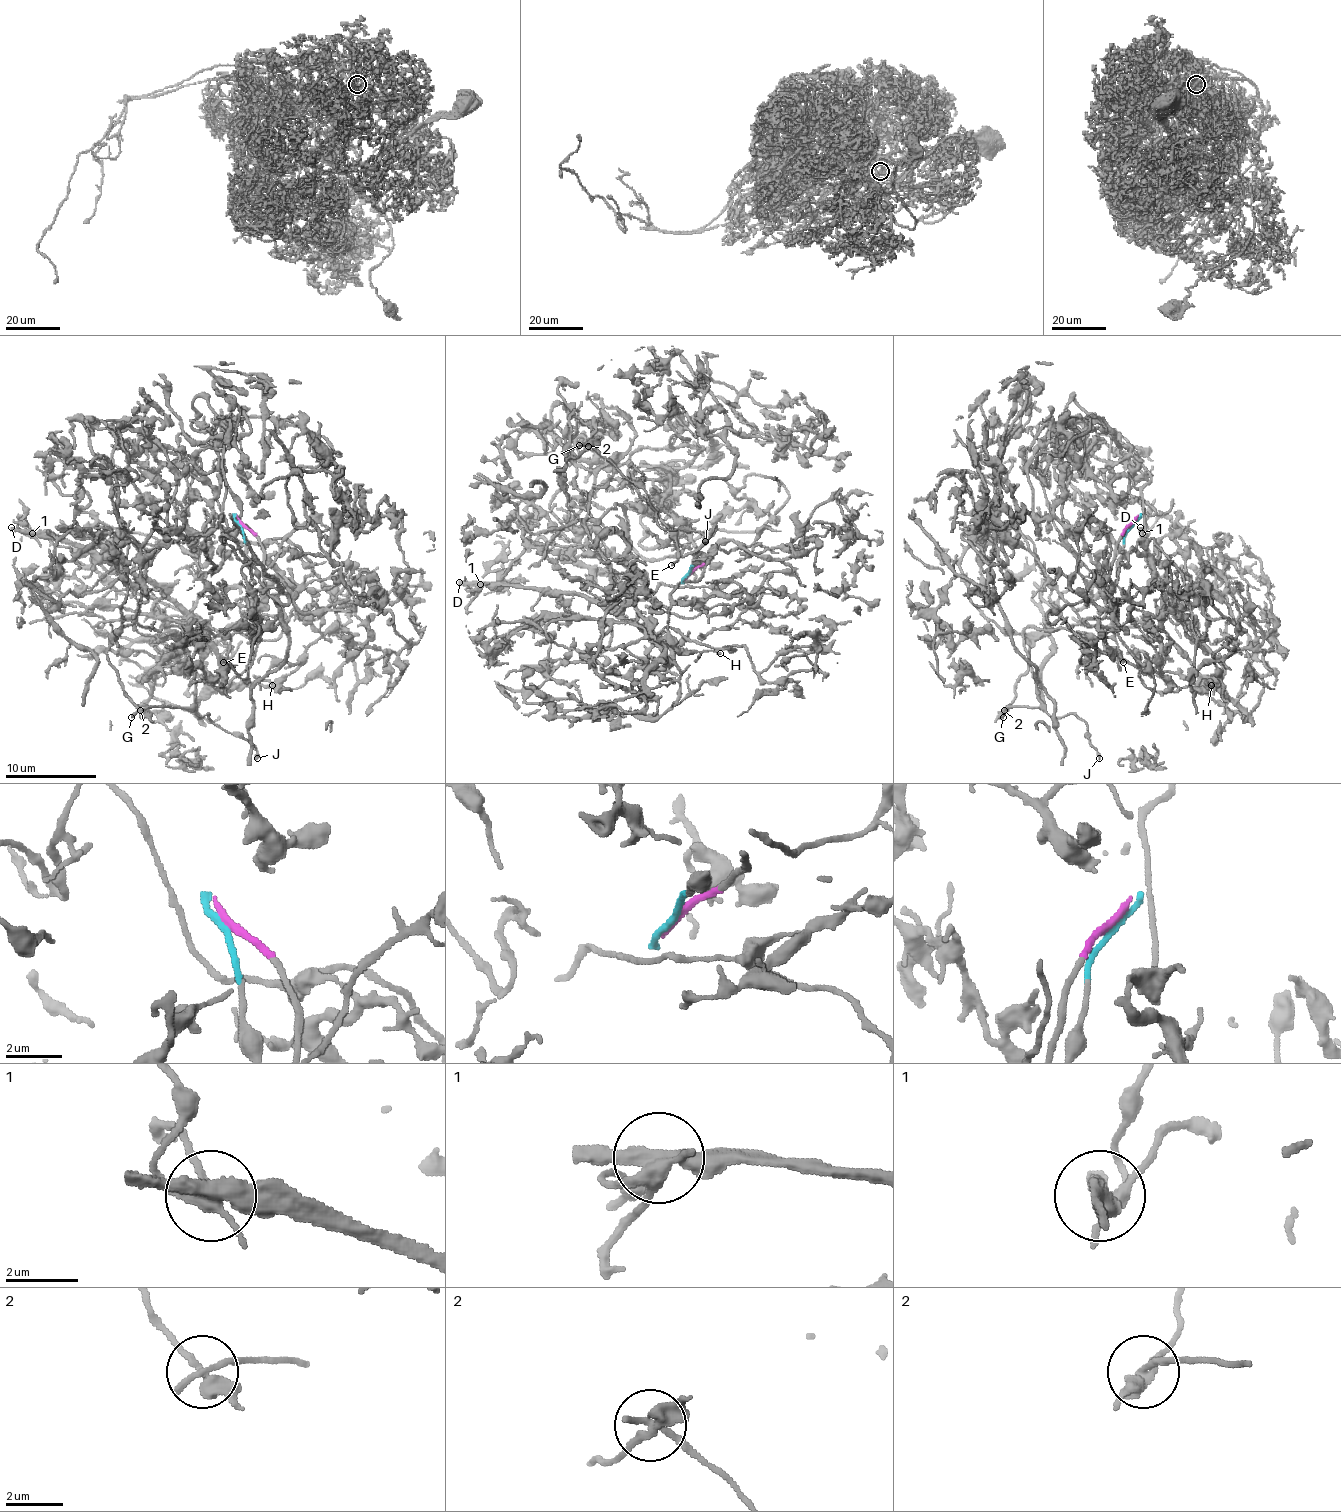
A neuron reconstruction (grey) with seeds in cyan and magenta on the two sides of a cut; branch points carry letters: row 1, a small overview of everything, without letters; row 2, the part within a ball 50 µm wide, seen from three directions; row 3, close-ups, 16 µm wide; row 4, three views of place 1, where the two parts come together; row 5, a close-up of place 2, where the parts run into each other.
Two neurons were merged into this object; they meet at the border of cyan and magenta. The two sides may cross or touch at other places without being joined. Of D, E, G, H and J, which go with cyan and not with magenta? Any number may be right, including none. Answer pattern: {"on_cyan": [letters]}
{"on_cyan": ["E", "G", "J"]}

